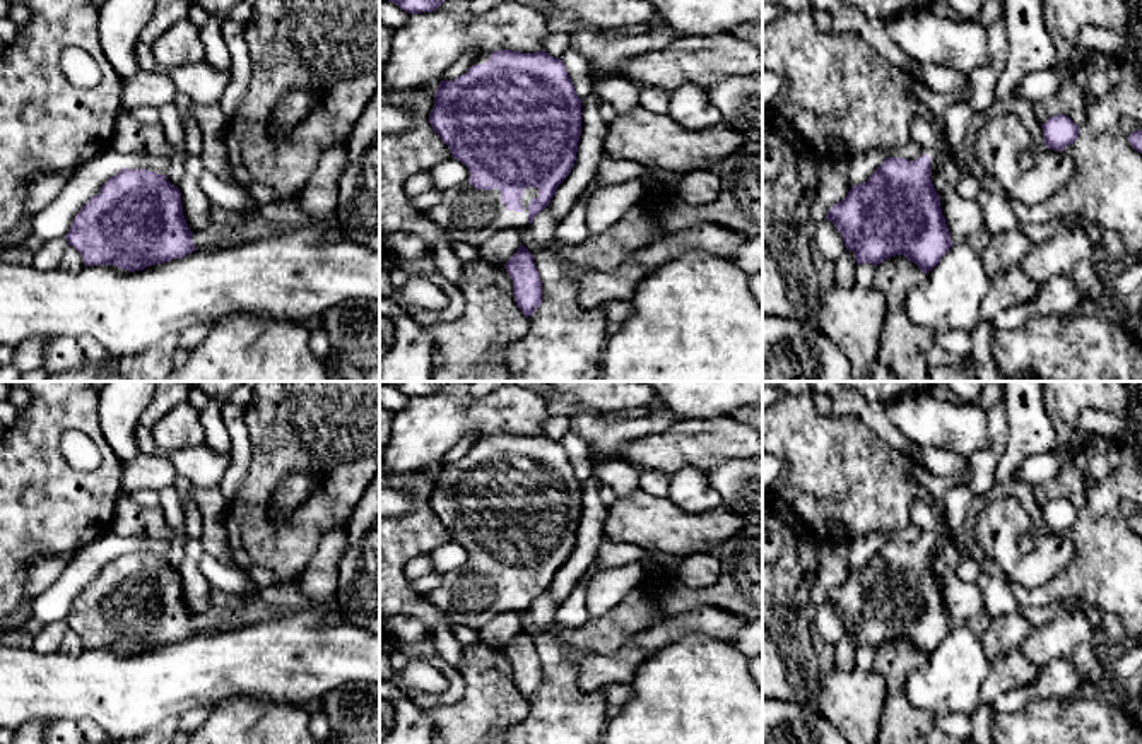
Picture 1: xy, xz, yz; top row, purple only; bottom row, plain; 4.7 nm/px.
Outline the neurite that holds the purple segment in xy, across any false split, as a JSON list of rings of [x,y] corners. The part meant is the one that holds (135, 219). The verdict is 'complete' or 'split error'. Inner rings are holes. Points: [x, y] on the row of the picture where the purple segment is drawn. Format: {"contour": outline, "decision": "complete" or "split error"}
{"contour": [[[123,168],[79,210],[65,239],[87,267],[116,265],[135,272],[195,251],[191,234],[183,216],[181,193],[166,174]]], "decision": "complete"}

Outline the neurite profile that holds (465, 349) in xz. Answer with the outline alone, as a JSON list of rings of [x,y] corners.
[[[465,262],[456,282],[465,310],[451,323],[429,325],[434,340],[431,381],[508,381],[499,351],[528,330],[504,263]]]

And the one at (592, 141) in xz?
[[[595,89],[581,99],[581,135],[571,173],[557,186],[549,202],[552,216],[561,221],[573,204],[586,195],[597,168],[605,156],[607,125],[598,115],[600,96]]]

